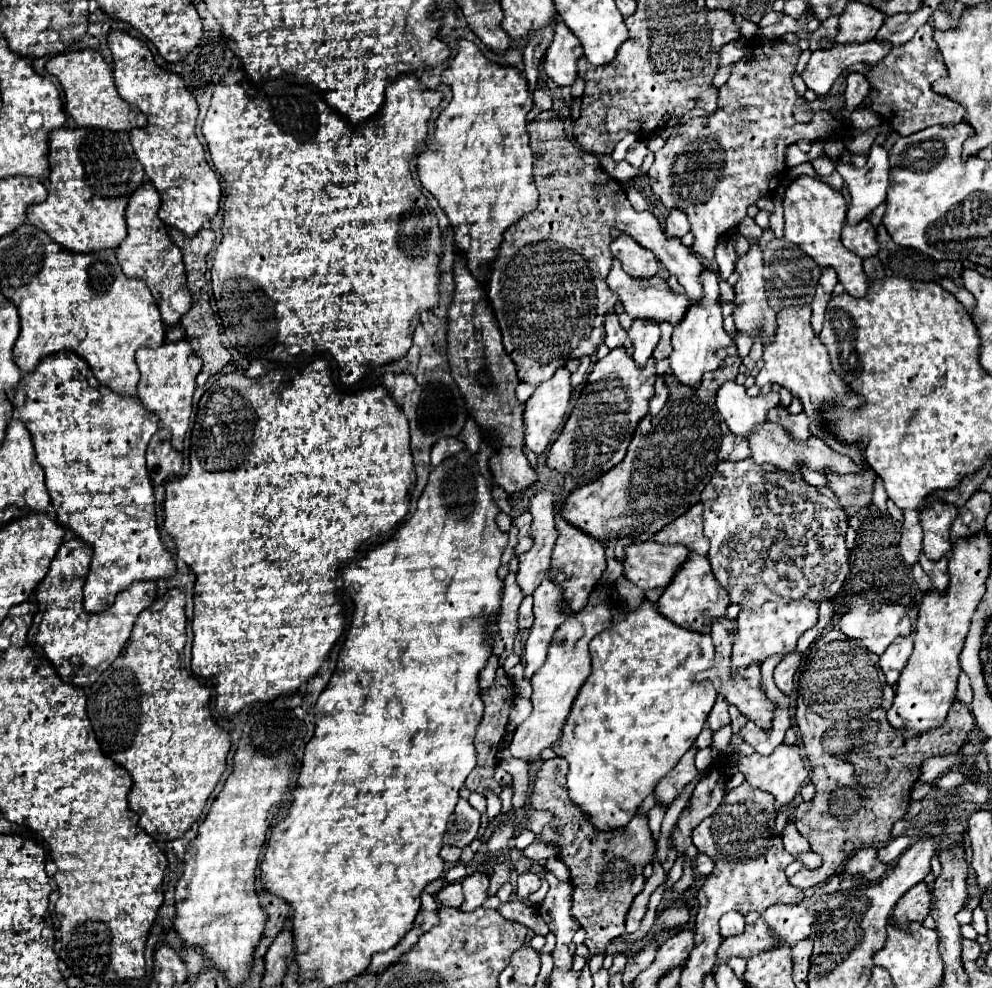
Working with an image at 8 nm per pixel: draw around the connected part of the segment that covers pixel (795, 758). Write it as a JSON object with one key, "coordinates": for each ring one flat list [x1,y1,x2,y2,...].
{"coordinates":[[780,743,772,755,763,756,760,753,752,753,748,756,743,756,738,759,736,769,746,777,746,781,752,787,758,789,766,789,774,795,778,805,790,805,790,801,794,801,794,797,798,795,798,791,802,789,802,785,806,783,810,771,804,765,802,757,800,757,800,747,798,745,786,745]]}

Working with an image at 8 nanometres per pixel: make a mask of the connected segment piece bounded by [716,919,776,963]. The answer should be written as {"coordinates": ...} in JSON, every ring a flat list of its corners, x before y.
{"coordinates":[[758,919,754,925,746,925,746,931,736,937,726,937,716,953,718,963,726,963,730,957,744,957,750,959,776,943,772,933,768,931,766,923]]}

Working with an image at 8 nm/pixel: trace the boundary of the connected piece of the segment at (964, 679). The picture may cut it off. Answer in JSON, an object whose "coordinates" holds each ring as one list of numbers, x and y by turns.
{"coordinates":[[960,673,956,699,962,701,962,703,966,703,966,705,970,705,970,701,972,701,972,689,970,689,970,681,968,681,968,675,966,673]]}

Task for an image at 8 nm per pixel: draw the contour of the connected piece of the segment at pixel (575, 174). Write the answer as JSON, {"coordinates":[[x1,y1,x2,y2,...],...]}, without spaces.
{"coordinates":[[552,109,542,111,534,121,528,123,528,135,534,151,534,181,540,199,534,211,522,215,512,227,506,229,504,241,488,277,488,299,500,325,506,353,516,363,520,381,540,385,542,381,550,379,556,369,560,369,560,361,594,355,604,339,602,317,618,301,616,293,612,293,606,285,606,275,610,271,610,229,628,233,642,247,650,249,668,269,668,273,678,279,690,299,702,297,698,275,702,273,704,265,688,247,682,245,680,239,668,237,664,233,652,211,636,211,630,205,624,185,600,169,598,155,584,153,584,149,580,149,574,139,566,137,564,123,558,115,554,115]]}

